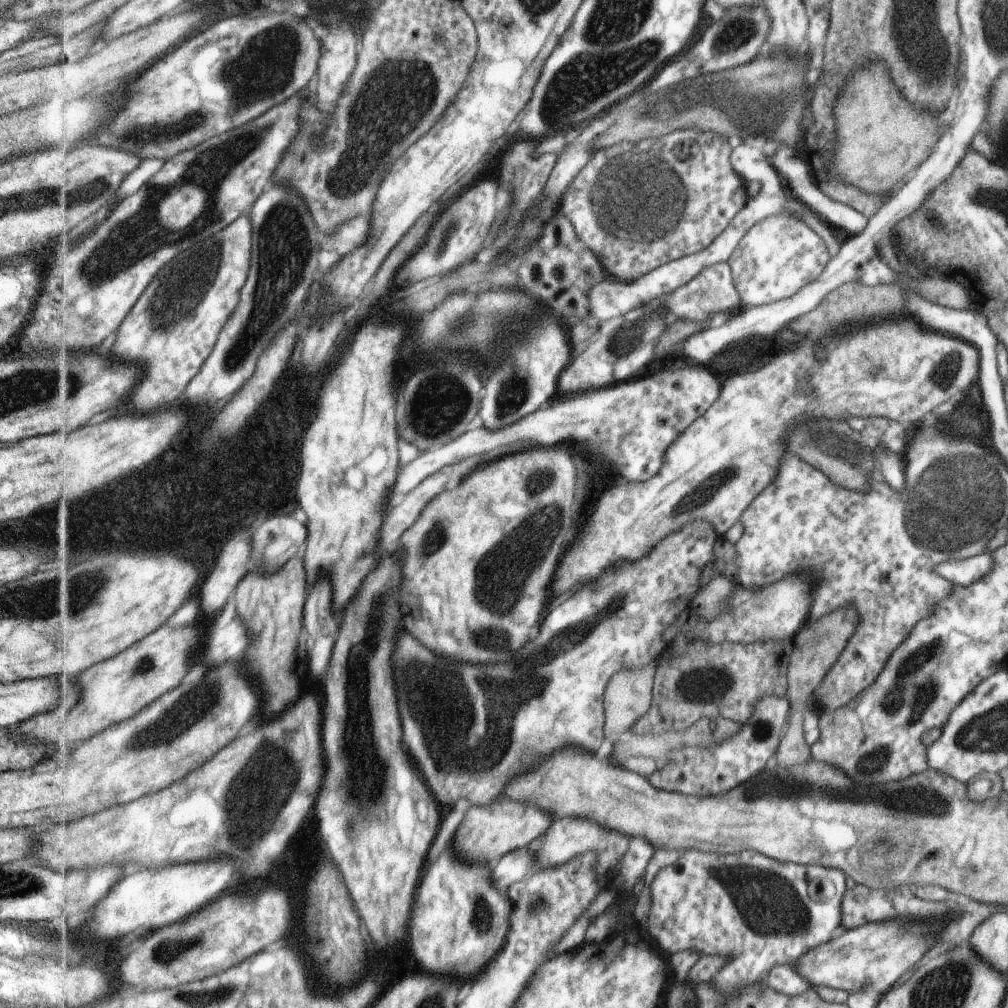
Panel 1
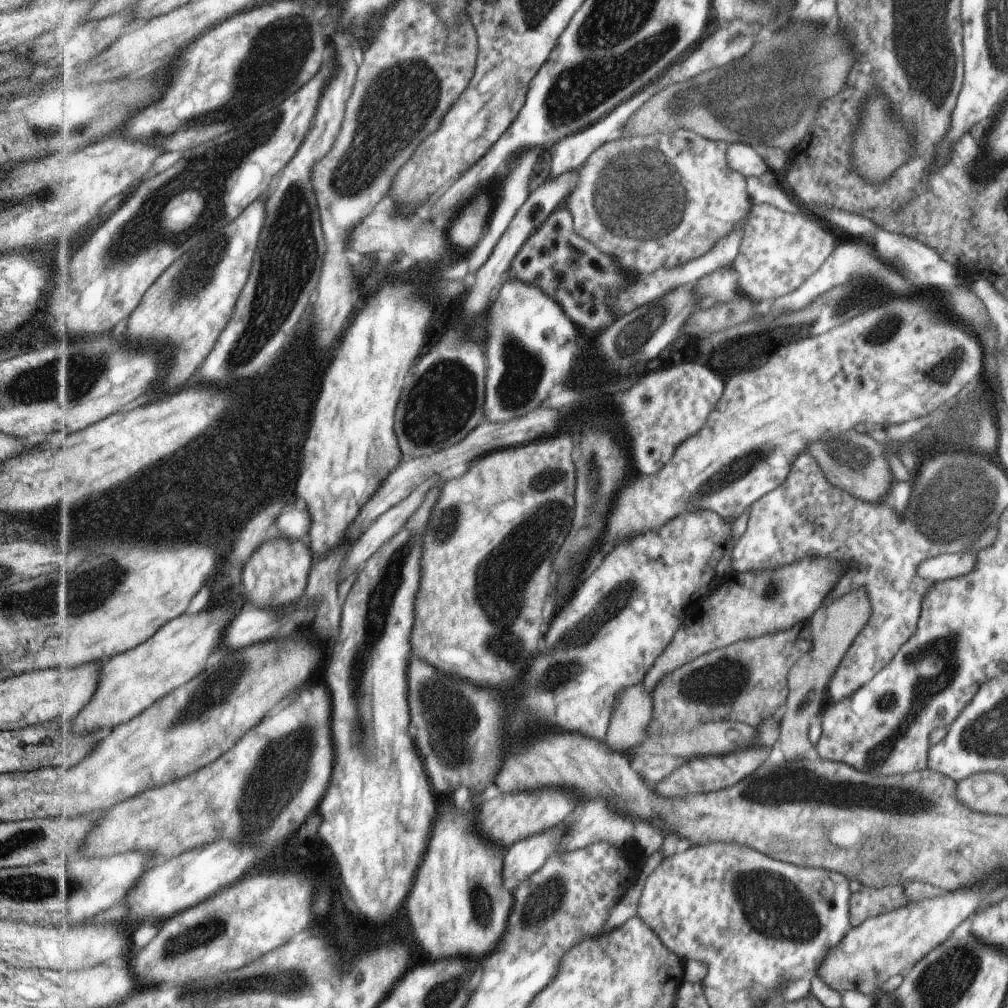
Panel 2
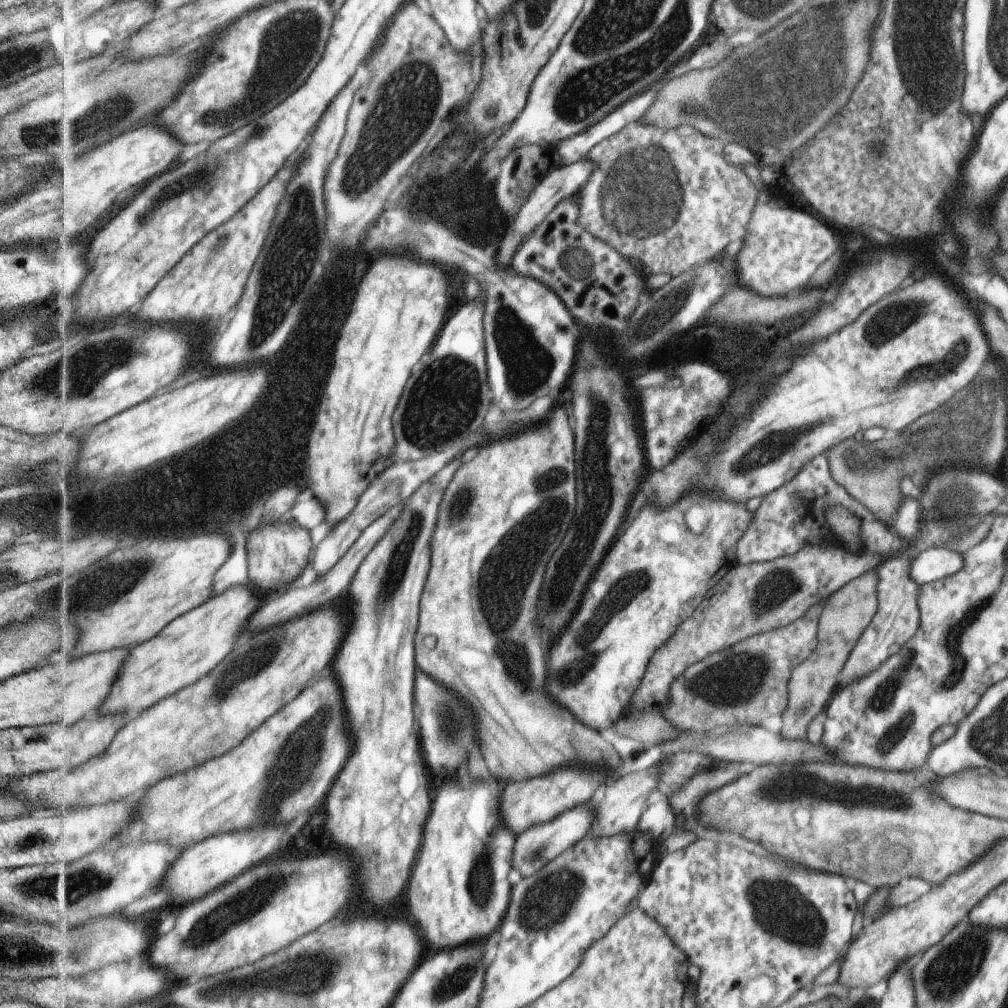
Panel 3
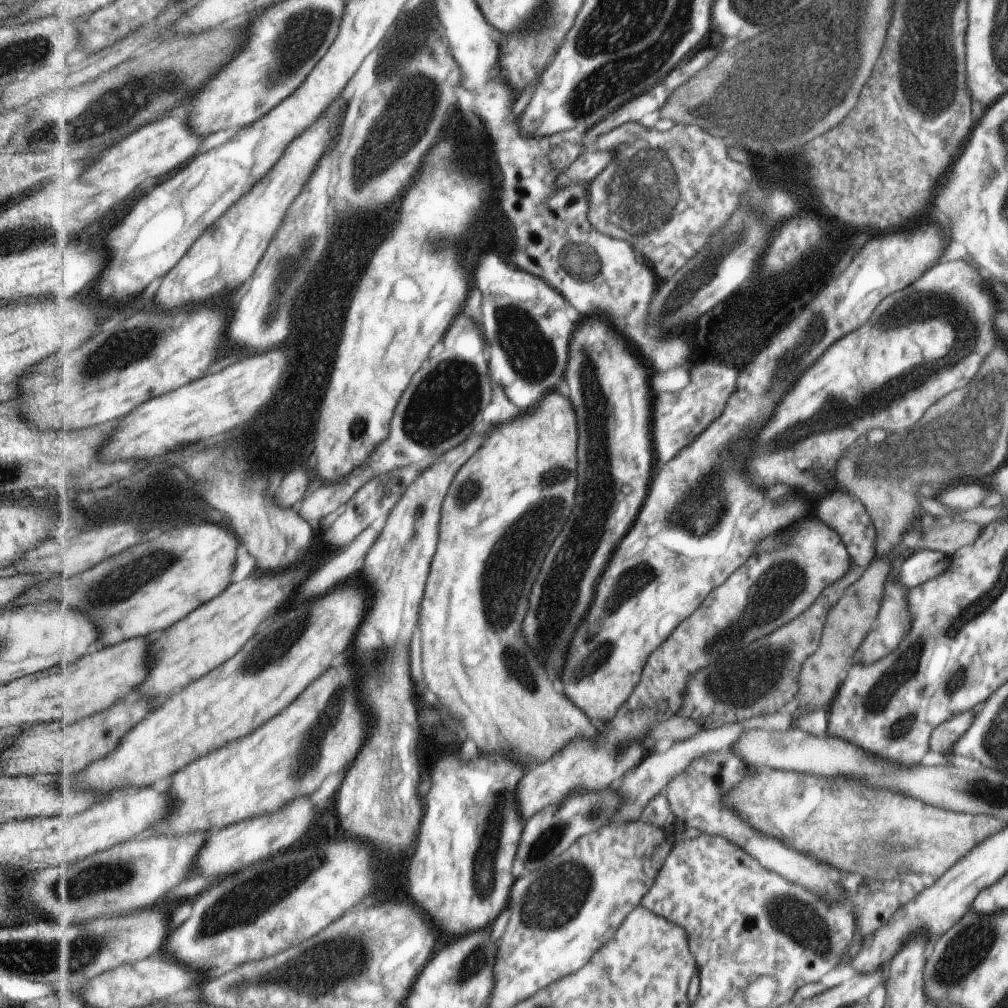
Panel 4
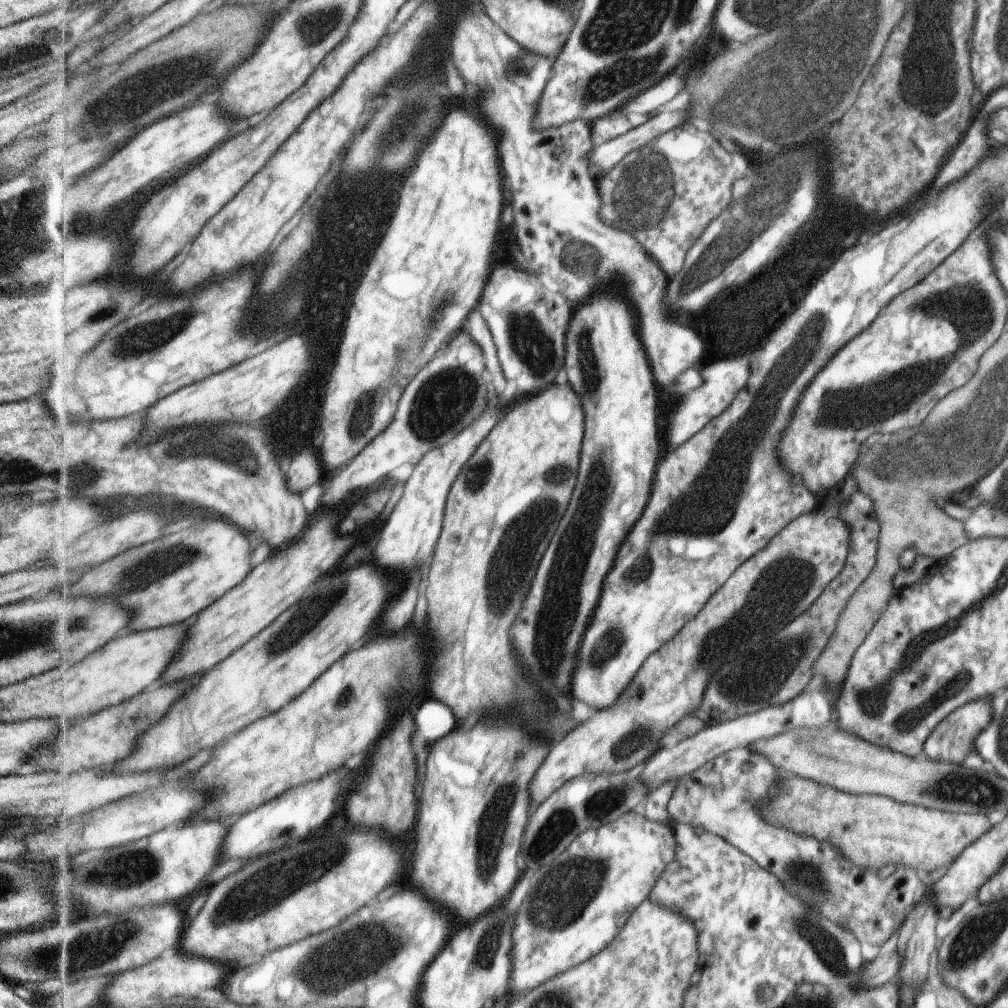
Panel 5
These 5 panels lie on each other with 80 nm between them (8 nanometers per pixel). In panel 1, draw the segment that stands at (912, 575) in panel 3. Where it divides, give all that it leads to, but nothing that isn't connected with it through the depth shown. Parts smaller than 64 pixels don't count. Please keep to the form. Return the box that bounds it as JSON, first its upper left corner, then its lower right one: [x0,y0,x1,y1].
[934,552,993,587]

